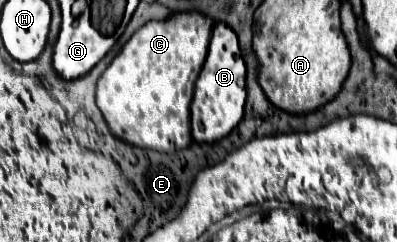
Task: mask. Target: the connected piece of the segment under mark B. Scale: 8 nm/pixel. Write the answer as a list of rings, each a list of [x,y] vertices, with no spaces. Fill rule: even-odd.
[[[217,23],[213,29],[205,65],[195,83],[195,95],[191,103],[191,129],[193,129],[193,139],[197,143],[219,141],[237,127],[237,123],[243,117],[243,107],[247,97],[245,73],[247,67],[239,51],[239,39],[235,37],[235,31],[229,25]]]

